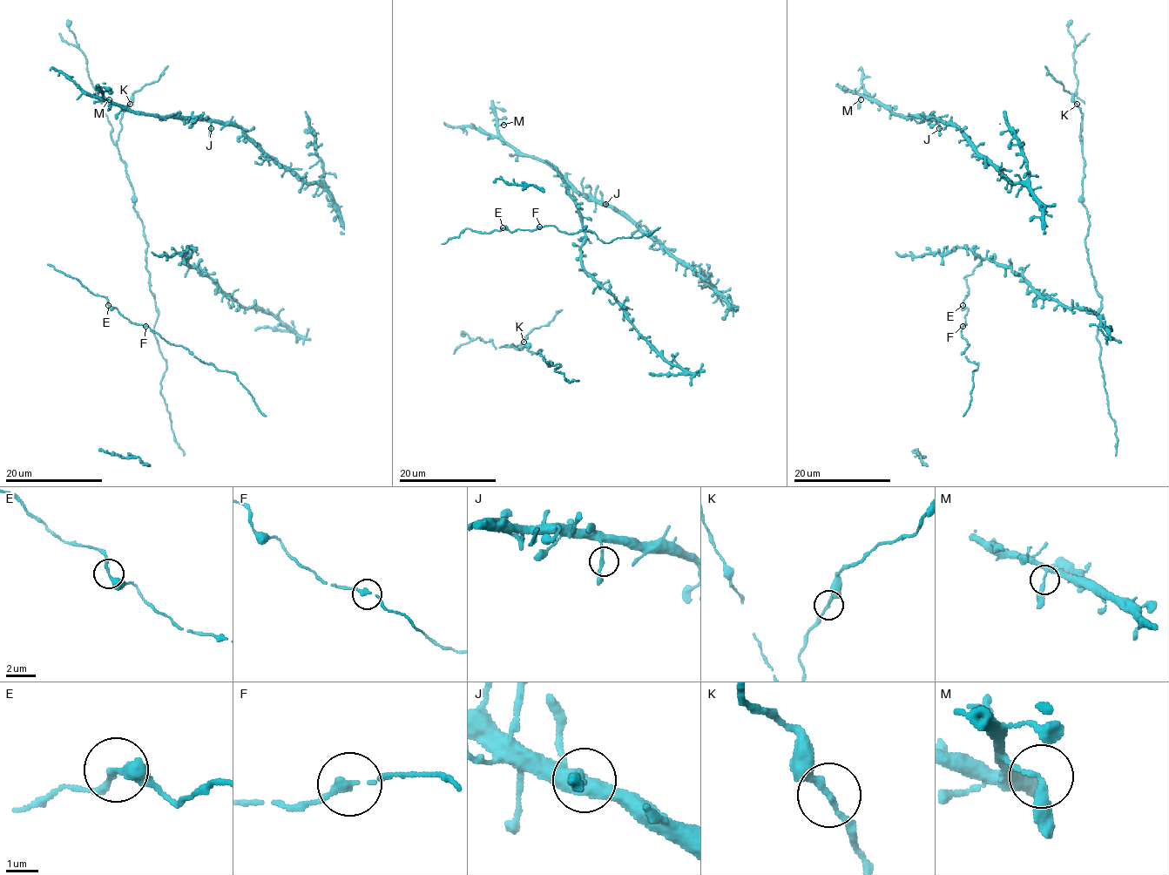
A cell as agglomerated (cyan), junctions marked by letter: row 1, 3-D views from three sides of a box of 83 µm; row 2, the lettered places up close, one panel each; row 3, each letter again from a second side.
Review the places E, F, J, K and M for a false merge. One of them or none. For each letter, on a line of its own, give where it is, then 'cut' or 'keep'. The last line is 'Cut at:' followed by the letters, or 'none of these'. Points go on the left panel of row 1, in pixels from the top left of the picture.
E: (108, 305) | keep
F: (145, 326) | keep
J: (211, 128) | keep
K: (130, 104) | keep
M: (109, 99) | keep
Cut at: none of these

